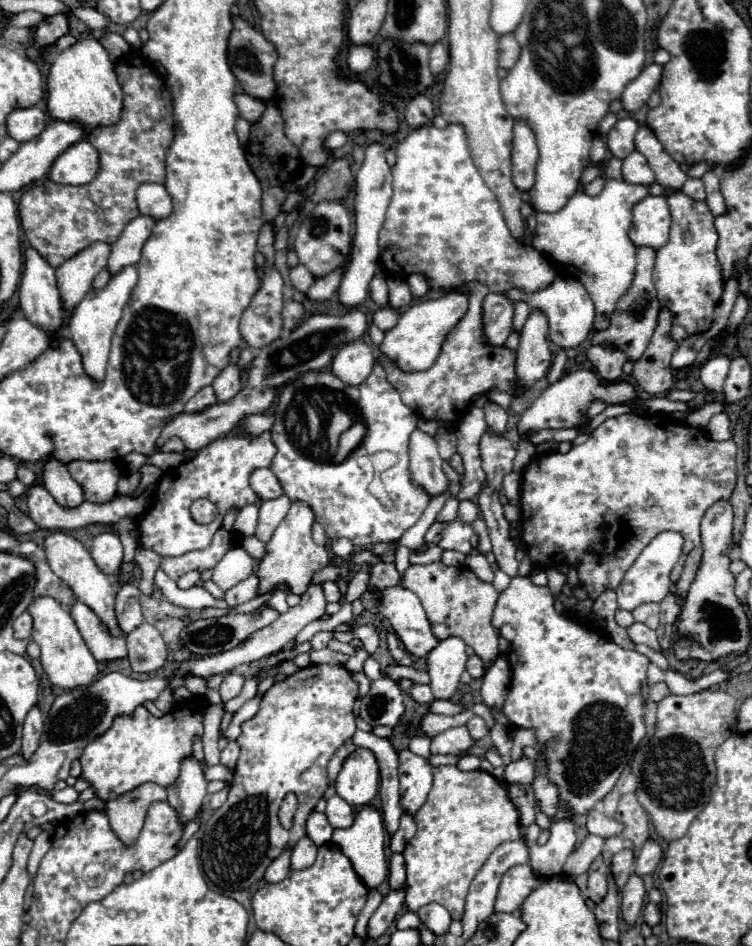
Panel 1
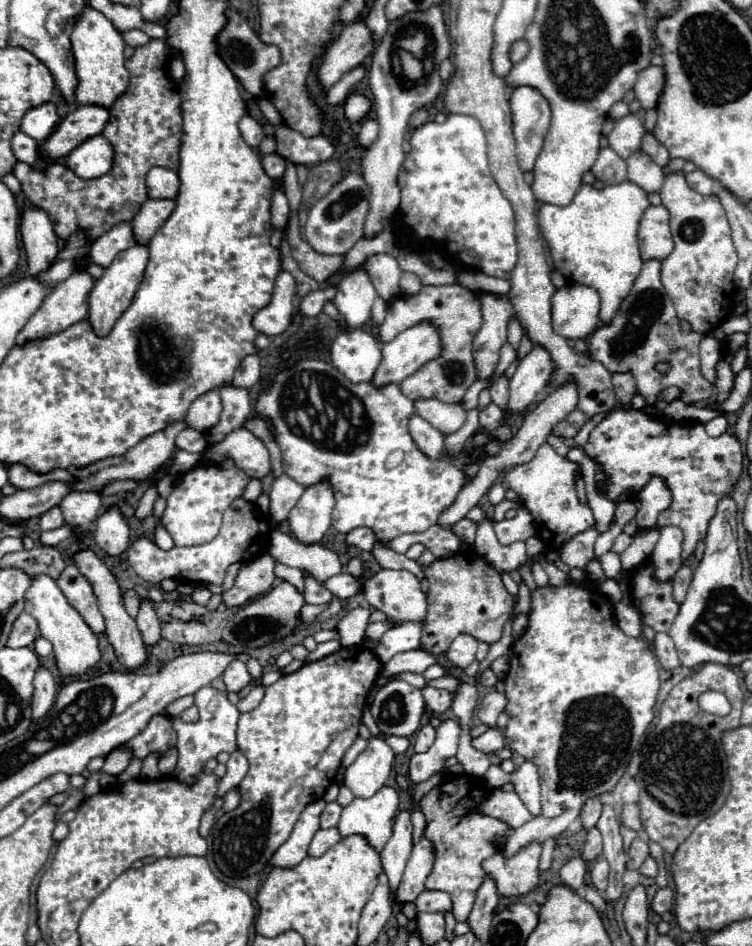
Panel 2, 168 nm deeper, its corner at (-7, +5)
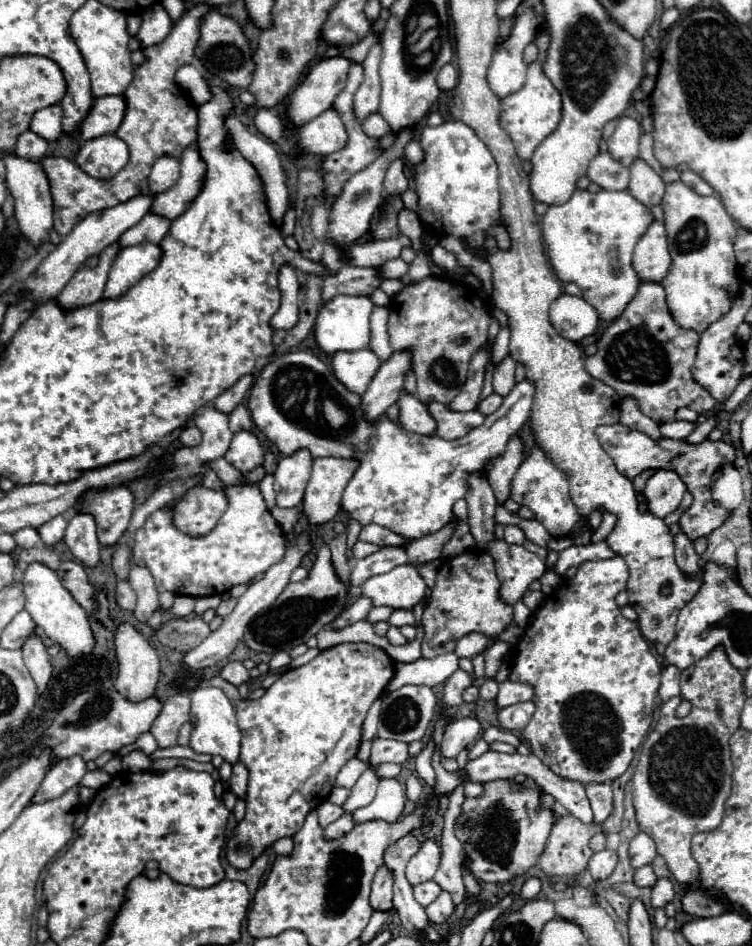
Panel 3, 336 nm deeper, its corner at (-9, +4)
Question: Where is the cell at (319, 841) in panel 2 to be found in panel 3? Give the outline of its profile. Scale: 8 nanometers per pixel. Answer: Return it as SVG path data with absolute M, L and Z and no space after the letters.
M345 812L339 820L335 820L333 824L329 824L329 826L325 828L325 838L341 838L341 836L347 834L353 826L355 826L355 820L351 820L351 814Z

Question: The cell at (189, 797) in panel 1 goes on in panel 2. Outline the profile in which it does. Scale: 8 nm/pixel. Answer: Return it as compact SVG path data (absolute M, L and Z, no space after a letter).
M207 685L195 693L195 705L199 707L199 721L197 723L183 723L180 718L174 718L173 729L177 731L177 751L179 761L173 771L175 779L193 785L195 775L199 775L209 759L216 758L221 752L232 753L237 749L236 731L239 721L237 707L227 699L225 693L217 691L215 687Z

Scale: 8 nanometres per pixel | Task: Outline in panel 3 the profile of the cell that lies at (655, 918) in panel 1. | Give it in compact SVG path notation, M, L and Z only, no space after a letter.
M659 878L653 886L653 896L651 896L651 904L653 908L663 908L665 904L669 904L675 896L675 890L673 890L673 884L669 878Z

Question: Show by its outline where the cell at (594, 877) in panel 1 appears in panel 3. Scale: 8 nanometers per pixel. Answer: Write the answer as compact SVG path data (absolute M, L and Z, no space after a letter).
M601 850L591 856L589 872L595 880L603 880L613 872L615 864L617 864L617 852L615 850Z

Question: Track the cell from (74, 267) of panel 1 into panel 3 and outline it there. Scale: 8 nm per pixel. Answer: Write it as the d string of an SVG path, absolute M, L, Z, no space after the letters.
M151 212L139 224L129 228L119 238L119 244L121 246L133 246L133 244L141 244L141 242L155 242L155 244L159 244L163 240L163 236L169 232L169 228L171 228L171 220Z

